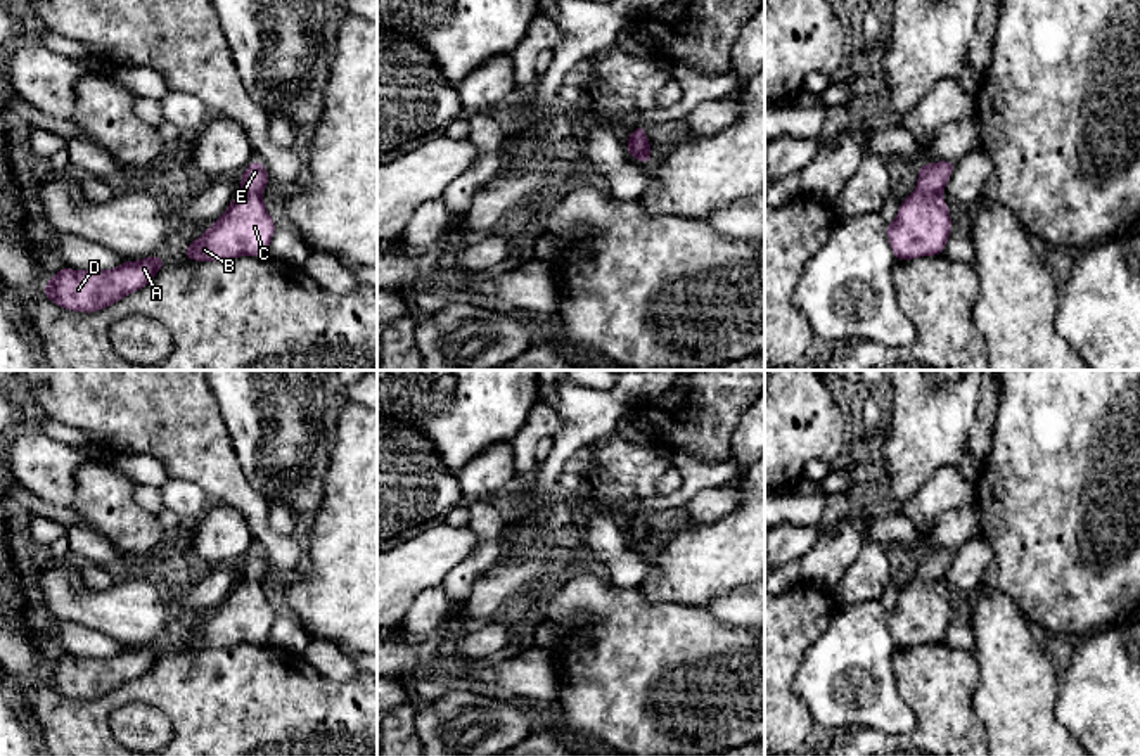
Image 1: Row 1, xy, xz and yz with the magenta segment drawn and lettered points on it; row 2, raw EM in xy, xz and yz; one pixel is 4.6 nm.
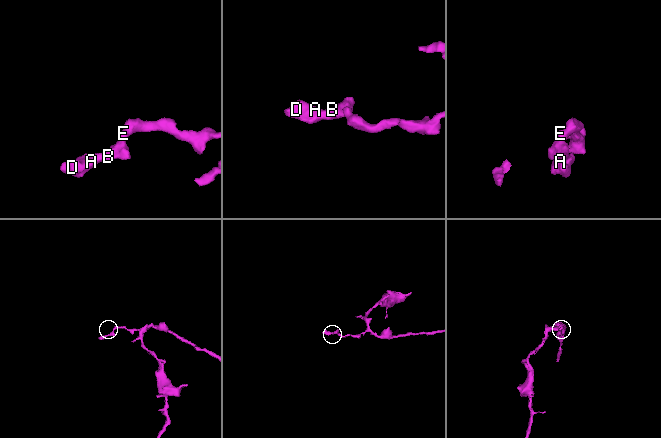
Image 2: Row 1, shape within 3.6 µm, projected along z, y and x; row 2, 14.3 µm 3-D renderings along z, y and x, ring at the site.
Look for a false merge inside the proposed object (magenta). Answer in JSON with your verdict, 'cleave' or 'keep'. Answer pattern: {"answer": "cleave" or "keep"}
{"answer": "keep"}

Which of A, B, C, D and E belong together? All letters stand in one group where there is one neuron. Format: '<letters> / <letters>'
A B C D E

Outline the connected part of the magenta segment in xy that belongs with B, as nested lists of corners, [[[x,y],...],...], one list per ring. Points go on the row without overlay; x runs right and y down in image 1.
[[[254,547],[240,562],[242,580],[199,626],[187,631],[185,647],[199,650],[237,644],[266,645],[277,616],[261,585],[268,569],[265,552]]]

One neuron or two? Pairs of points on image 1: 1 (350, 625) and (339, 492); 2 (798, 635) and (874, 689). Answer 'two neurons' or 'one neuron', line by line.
1: one neuron
2: two neurons

